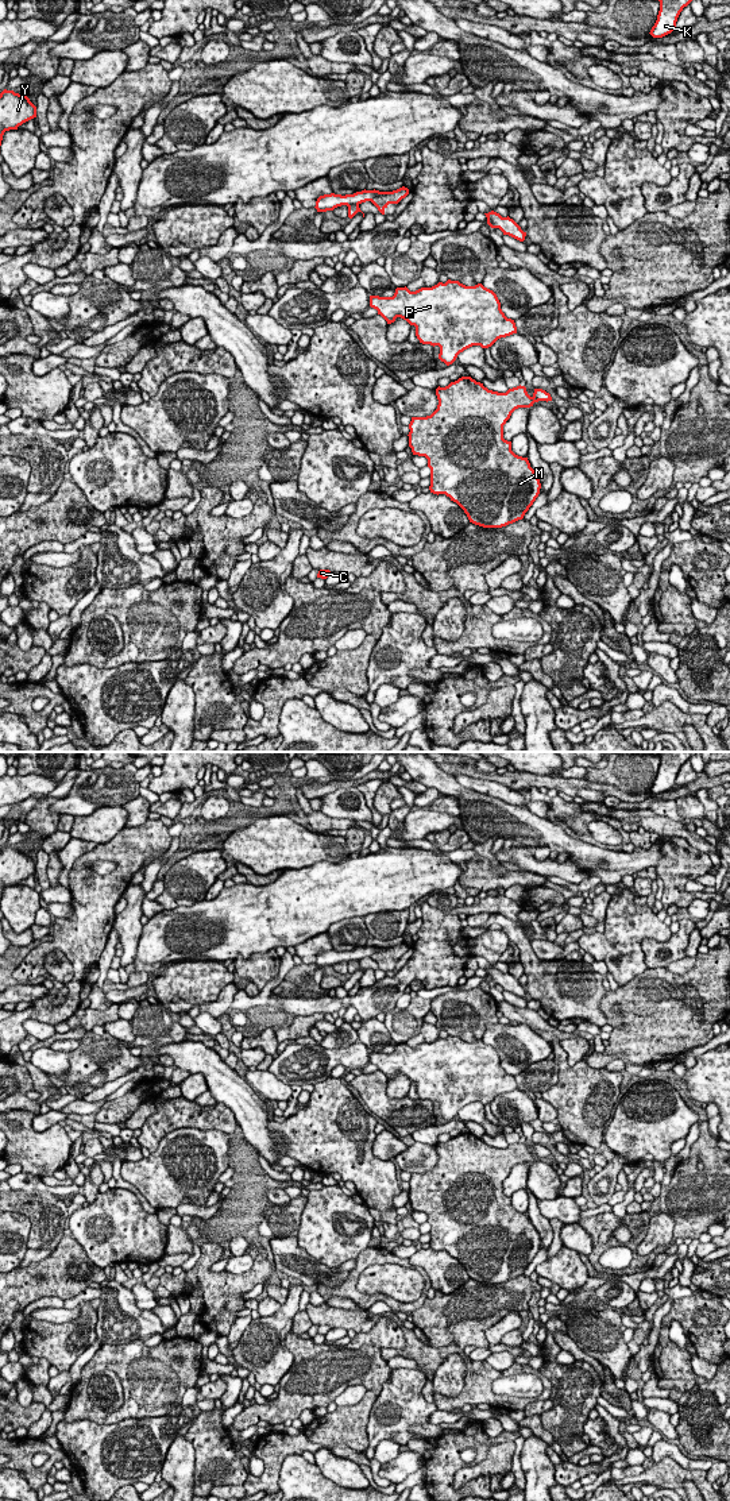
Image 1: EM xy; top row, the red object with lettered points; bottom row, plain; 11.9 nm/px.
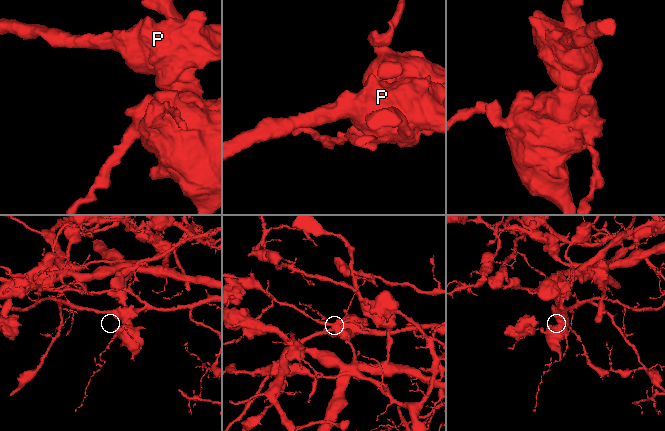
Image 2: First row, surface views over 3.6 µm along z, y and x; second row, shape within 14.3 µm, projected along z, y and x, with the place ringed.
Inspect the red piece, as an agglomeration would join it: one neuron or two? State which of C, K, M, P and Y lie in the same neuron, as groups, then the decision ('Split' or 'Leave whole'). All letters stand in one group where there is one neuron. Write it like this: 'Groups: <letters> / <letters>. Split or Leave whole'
Groups: C K M Y / P. Split

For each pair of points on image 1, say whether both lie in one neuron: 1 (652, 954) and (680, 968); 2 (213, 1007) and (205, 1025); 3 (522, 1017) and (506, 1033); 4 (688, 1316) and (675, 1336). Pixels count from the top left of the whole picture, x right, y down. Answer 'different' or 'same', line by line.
1: different
2: different
3: different
4: different

